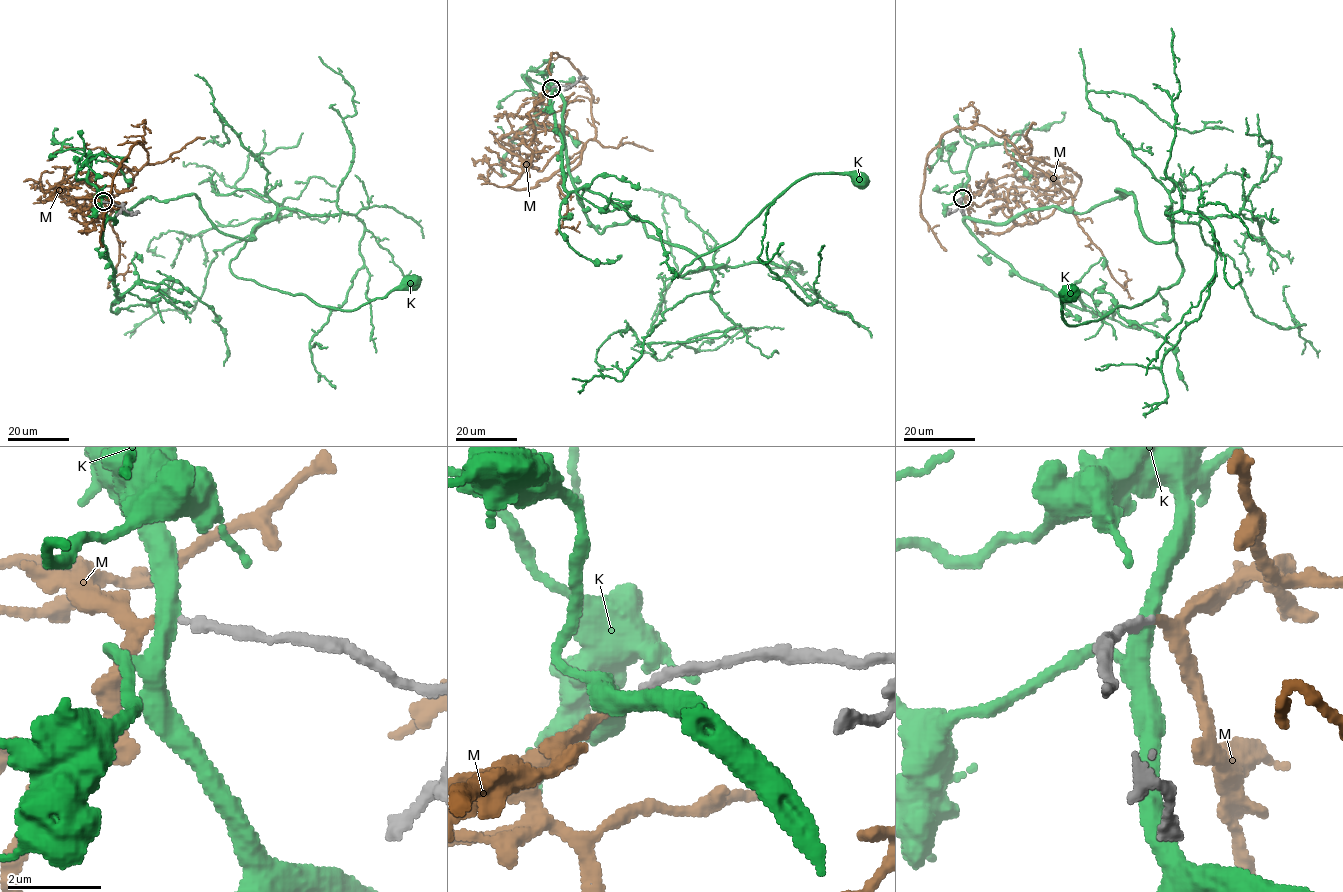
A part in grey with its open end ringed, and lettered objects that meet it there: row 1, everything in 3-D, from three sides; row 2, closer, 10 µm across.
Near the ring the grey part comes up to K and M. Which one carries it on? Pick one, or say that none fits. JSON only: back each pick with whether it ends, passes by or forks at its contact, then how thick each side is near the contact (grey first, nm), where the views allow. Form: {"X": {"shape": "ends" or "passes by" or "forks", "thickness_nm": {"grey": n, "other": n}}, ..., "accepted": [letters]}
{"M": {"shape": "ends", "thickness_nm": {"grey": 190, "other": 200}}, "accepted": ["M"]}

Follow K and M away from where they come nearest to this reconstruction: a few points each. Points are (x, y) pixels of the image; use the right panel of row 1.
K: (962, 198), (1008, 223), (1125, 191), (1142, 232), (1175, 243), (1182, 276), (1148, 300), (1070, 325), (1071, 291)
M: (962, 198), (979, 231), (1003, 233), (1047, 218), (1080, 179), (980, 125), (947, 131), (920, 196), (946, 251)

